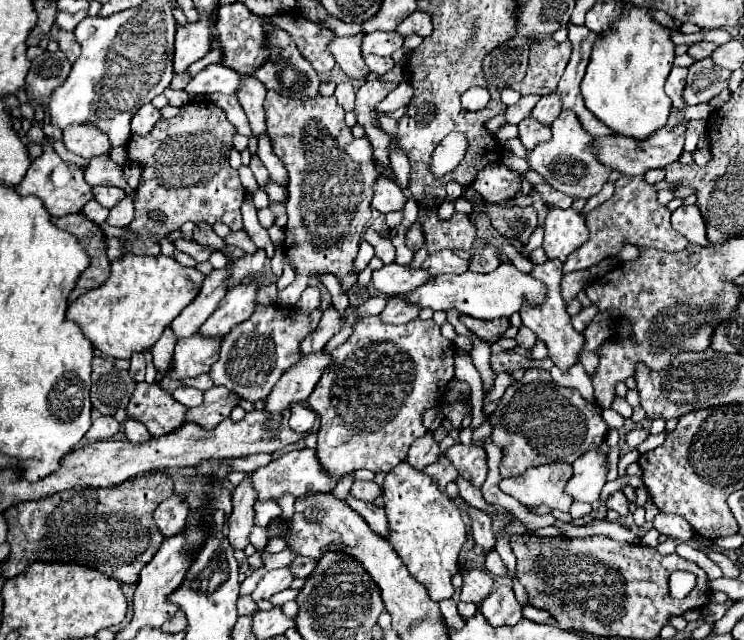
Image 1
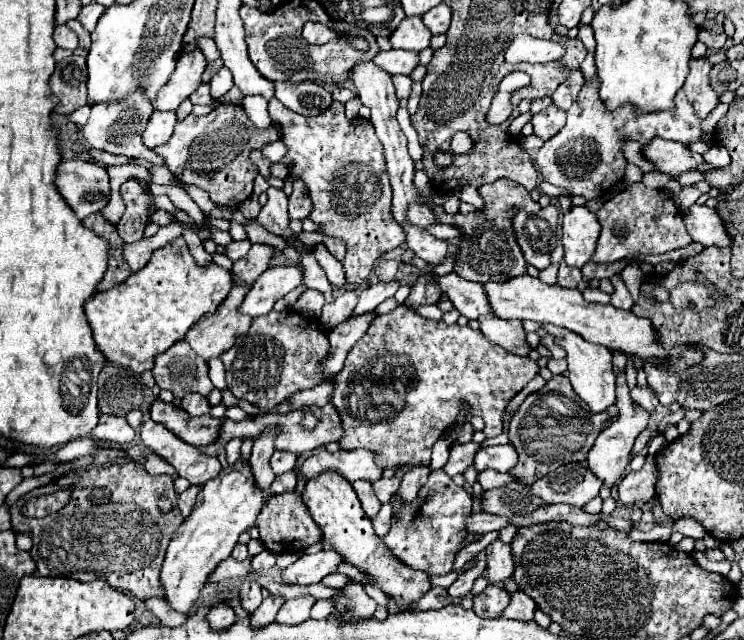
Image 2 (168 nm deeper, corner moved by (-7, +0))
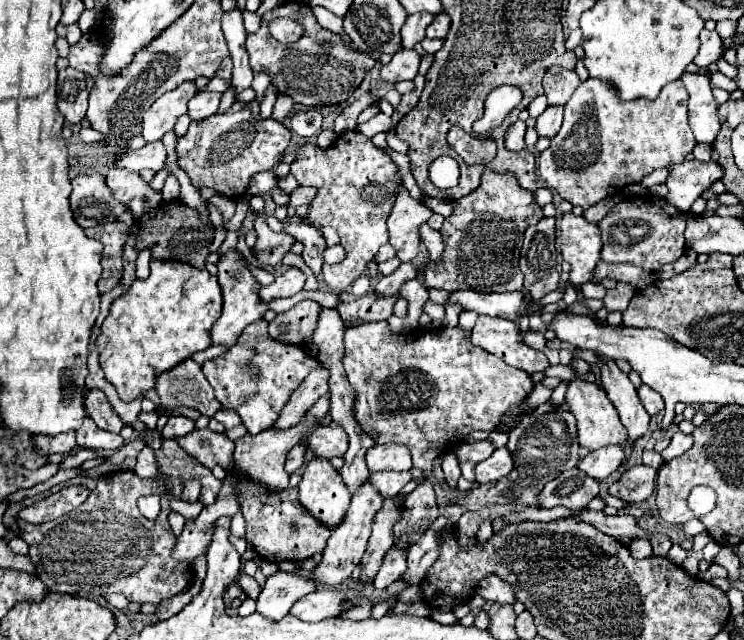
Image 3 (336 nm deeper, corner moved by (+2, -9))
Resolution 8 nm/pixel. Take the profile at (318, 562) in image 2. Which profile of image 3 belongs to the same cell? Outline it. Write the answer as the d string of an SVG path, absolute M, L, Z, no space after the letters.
M365 482L359 488L359 492L355 492L355 496L351 498L347 518L337 526L337 530L331 532L331 538L327 540L327 546L323 550L323 560L311 572L311 578L317 584L325 584L329 588L335 588L335 586L341 586L347 578L351 578L353 568L361 562L361 558L365 554L367 540L371 536L373 516L375 516L375 510L379 510L379 506L383 506L383 496L377 494L377 490L371 490L371 486L367 486L367 482Z

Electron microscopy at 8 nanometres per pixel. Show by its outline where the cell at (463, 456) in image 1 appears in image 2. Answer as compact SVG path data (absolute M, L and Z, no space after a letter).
M508 443L508 445L498 445L498 447L484 447L482 451L476 453L474 459L474 467L478 471L484 469L494 469L494 471L510 471L518 461L518 453L516 449Z

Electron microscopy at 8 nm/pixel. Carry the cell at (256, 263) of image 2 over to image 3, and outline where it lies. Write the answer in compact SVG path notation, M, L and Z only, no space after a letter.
M259 212L259 218L255 220L255 234L257 234L257 242L253 246L253 254L255 260L261 262L263 266L277 266L281 262L281 258L289 252L291 244L295 238L291 238L285 232L273 232L267 222L265 222L265 212Z

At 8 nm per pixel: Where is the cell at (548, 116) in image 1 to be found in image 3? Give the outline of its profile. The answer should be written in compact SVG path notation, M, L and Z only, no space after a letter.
M551 66L543 74L543 88L551 106L565 106L577 86L579 86L577 74L561 66Z

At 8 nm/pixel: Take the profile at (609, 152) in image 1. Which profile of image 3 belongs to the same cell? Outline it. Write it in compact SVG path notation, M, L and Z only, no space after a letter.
M681 162L669 166L669 176L665 180L665 186L669 188L669 194L665 196L667 202L671 202L681 212L689 212L695 198L701 196L703 190L711 186L711 182L723 178L721 168L717 162Z

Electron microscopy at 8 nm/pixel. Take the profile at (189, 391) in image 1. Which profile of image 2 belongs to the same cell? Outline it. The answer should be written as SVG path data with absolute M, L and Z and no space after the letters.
M190 393L182 399L180 407L192 415L192 417L200 417L200 415L208 415L210 413L210 405L208 405L208 399L206 397L200 397L196 393Z

